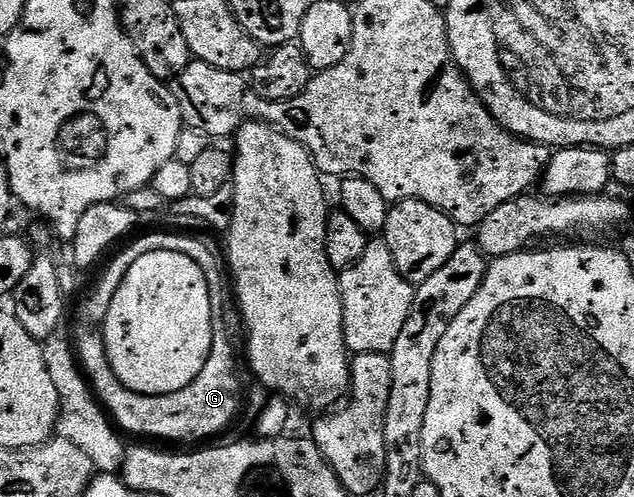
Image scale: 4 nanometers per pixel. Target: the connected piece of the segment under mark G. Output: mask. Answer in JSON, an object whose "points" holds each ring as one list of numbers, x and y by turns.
{"points":[[223,330,216,331,213,342,211,343,211,353,209,358,205,362,205,366,201,370,201,374,197,374,197,378,193,378,193,382,189,382,189,386,185,386,185,390,177,390,173,394,161,394,160,396,146,396,145,394,137,394,133,390,126,388,122,382,116,376,85,376,87,383,90,385,91,391,94,393,94,399,99,402,100,405,105,409,106,415,110,417,112,421,120,429,124,428,127,432,132,432,135,436,148,436,148,441,159,442,155,440,203,440,199,442,207,442,210,436,218,434,222,428,227,428,231,424,231,419,239,412,239,372,235,369,235,348,227,341,227,336,223,333]]}

